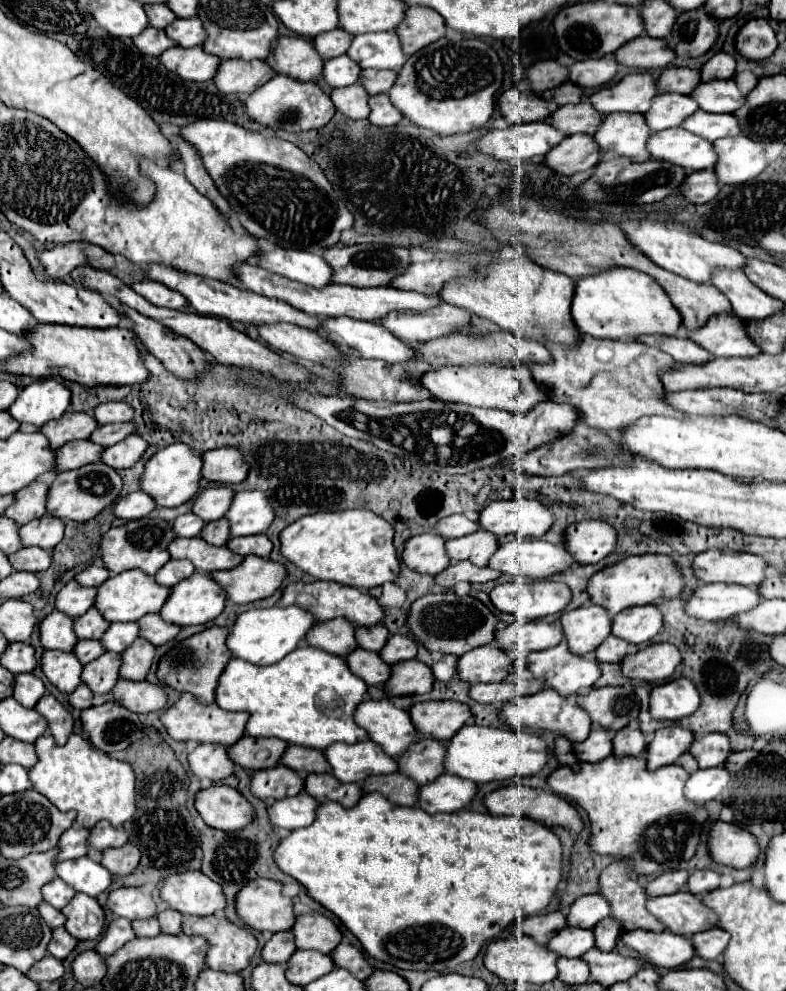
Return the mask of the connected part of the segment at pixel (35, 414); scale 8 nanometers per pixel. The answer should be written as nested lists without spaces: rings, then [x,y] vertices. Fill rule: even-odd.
[[[37,379],[19,391],[17,399],[13,401],[13,405],[7,411],[11,413],[13,419],[19,421],[19,430],[28,433],[37,431],[43,423],[47,423],[51,419],[59,419],[65,413],[65,409],[69,407],[69,403],[71,403],[71,391],[61,381]]]

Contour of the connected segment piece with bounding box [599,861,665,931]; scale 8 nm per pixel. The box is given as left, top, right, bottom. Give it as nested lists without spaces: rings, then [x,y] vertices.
[[[615,861],[599,875],[599,895],[603,895],[611,905],[611,919],[629,929],[663,931],[665,925],[649,911],[645,911],[645,889],[631,879],[629,867],[623,861]]]

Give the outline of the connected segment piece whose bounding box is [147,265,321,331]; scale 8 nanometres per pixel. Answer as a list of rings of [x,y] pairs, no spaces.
[[[149,265],[147,269],[147,277],[153,281],[161,281],[165,283],[169,289],[179,291],[181,295],[185,295],[185,299],[189,301],[189,305],[201,313],[201,315],[213,315],[213,317],[223,317],[229,321],[239,321],[243,325],[265,325],[265,323],[291,323],[297,327],[305,327],[305,329],[313,329],[317,331],[321,327],[321,317],[309,315],[305,311],[297,311],[295,307],[291,307],[285,301],[273,299],[273,297],[265,297],[241,287],[235,287],[231,283],[223,283],[223,281],[213,281],[213,279],[205,279],[205,277],[197,277],[197,275],[189,275],[183,271],[177,271],[173,267],[165,267],[165,265]]]

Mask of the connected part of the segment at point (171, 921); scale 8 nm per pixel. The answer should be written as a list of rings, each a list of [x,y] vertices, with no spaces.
[[[165,909],[161,913],[157,913],[157,921],[161,925],[161,933],[167,935],[179,935],[181,933],[181,913],[173,911],[173,909]]]

